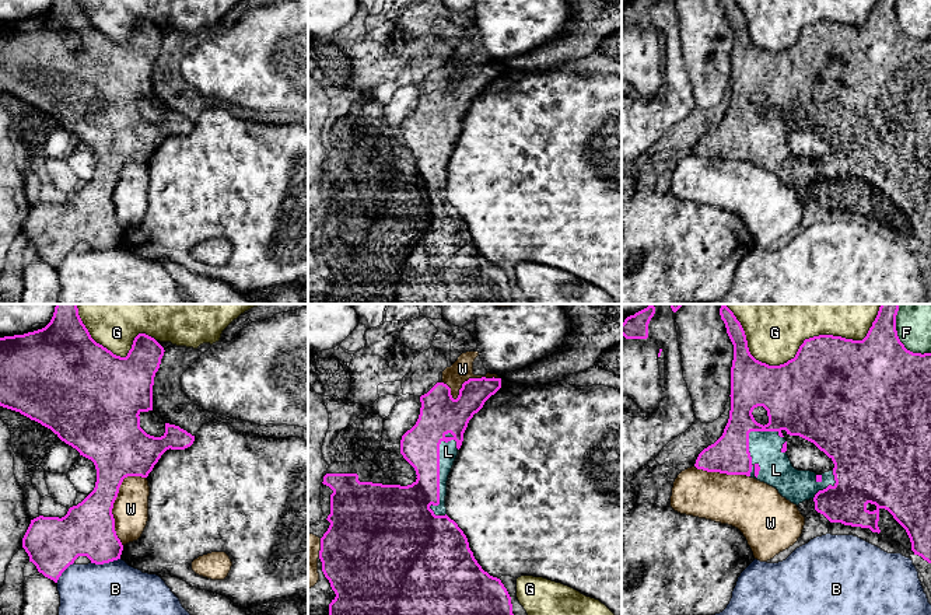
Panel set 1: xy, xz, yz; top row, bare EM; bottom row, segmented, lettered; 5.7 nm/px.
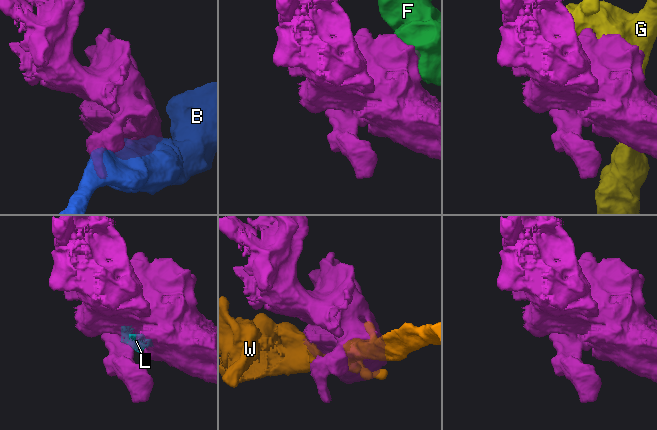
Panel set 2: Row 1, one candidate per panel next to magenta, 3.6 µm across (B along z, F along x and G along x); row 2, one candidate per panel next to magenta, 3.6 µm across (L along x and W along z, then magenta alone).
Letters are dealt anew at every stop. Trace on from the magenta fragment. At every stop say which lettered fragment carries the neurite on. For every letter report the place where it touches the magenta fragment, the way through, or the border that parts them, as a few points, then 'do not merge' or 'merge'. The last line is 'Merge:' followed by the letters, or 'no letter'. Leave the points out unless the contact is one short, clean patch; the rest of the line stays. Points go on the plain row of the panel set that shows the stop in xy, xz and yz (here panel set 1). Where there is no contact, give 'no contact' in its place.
B: meets magenta in xy at (105, 248); do not merge
F: meets magenta in yz at (902, 30); do not merge
G: meets magenta in yz at (800, 34); do not merge
L: meets magenta in xz at (438, 160); merge
W: meets magenta in xy at (114, 188); do not merge
Merge: L

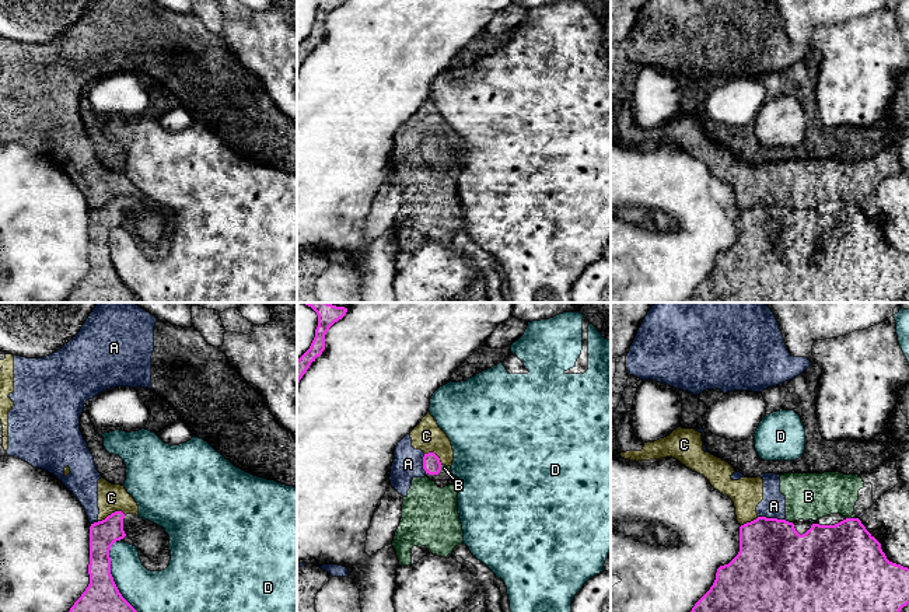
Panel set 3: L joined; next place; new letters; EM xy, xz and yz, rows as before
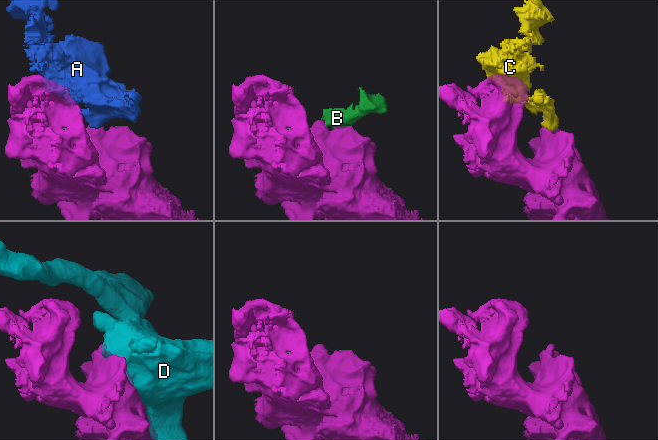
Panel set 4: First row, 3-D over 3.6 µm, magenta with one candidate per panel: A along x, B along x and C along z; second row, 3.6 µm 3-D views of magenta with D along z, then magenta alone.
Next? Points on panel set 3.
A: meets magenta in yz at (772, 205); border along yz (758, 202), (785, 206); do not merge
B: meets magenta in yz at (787, 207); do not merge
C: meets magenta in xy at (112, 199); do not merge
D: meets magenta in xy at (112, 265); do not merge
Merge: no letter

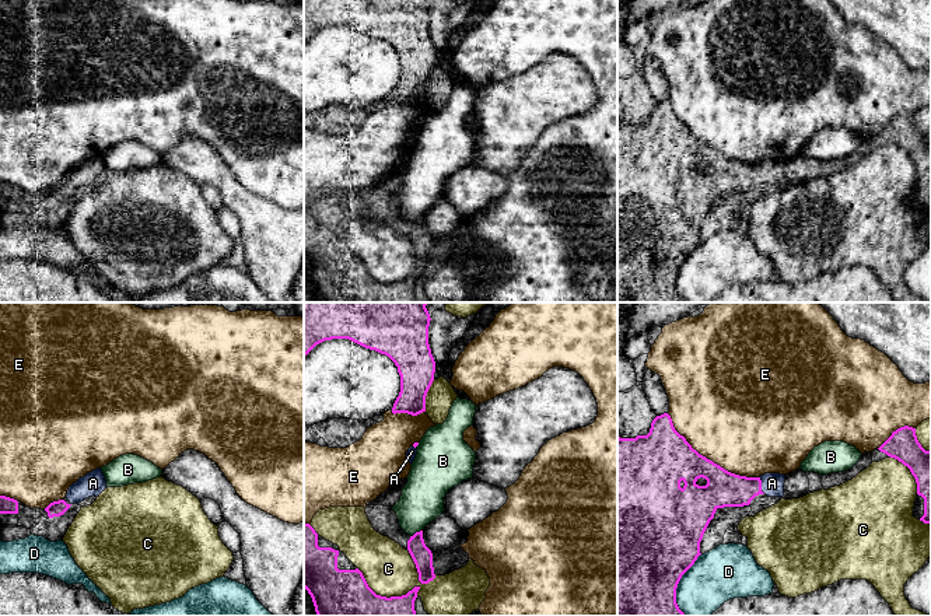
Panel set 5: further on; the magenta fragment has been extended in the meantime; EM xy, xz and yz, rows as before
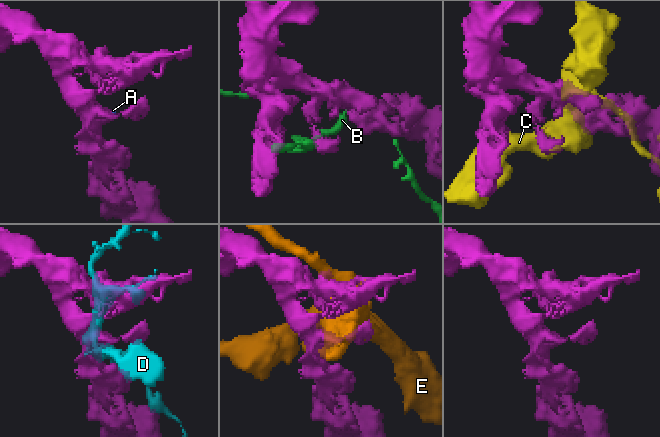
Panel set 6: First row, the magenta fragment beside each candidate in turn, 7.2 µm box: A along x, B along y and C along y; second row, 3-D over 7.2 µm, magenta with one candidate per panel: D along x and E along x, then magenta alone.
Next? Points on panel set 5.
A: meets magenta in yz at (760, 171); runs through yz (724, 175), (746, 175), (760, 171), (772, 170); merge
B: meets magenta in xz at (416, 219); do not merge
C: meets magenta in xz at (385, 283); do not merge
D: meets magenta in yz at (678, 269); do not merge
E: meets magenta in yz at (709, 146); do not merge
Merge: A

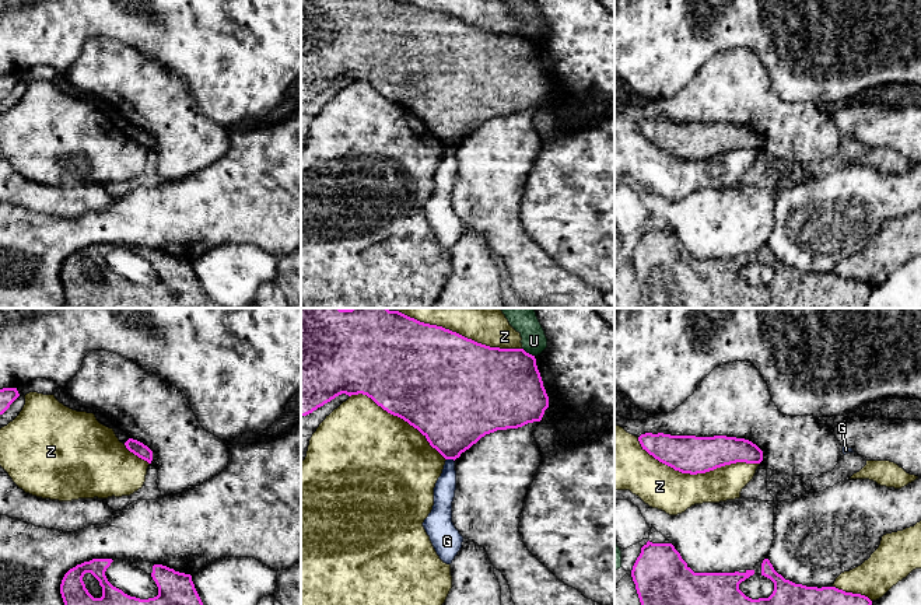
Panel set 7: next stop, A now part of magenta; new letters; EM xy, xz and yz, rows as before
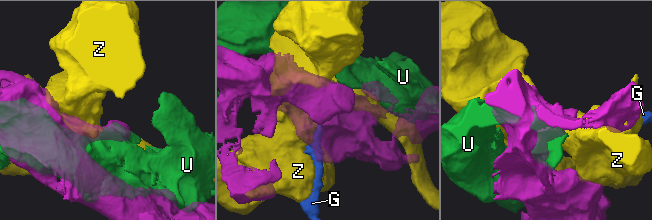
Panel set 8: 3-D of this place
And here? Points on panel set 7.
G: meets magenta in xz at (451, 144); border along xz (447, 144), (454, 147); do not merge
U: meets magenta in xz at (528, 39); do not merge
Z: meets magenta in yz at (696, 160); do not merge
Merge: no letter

